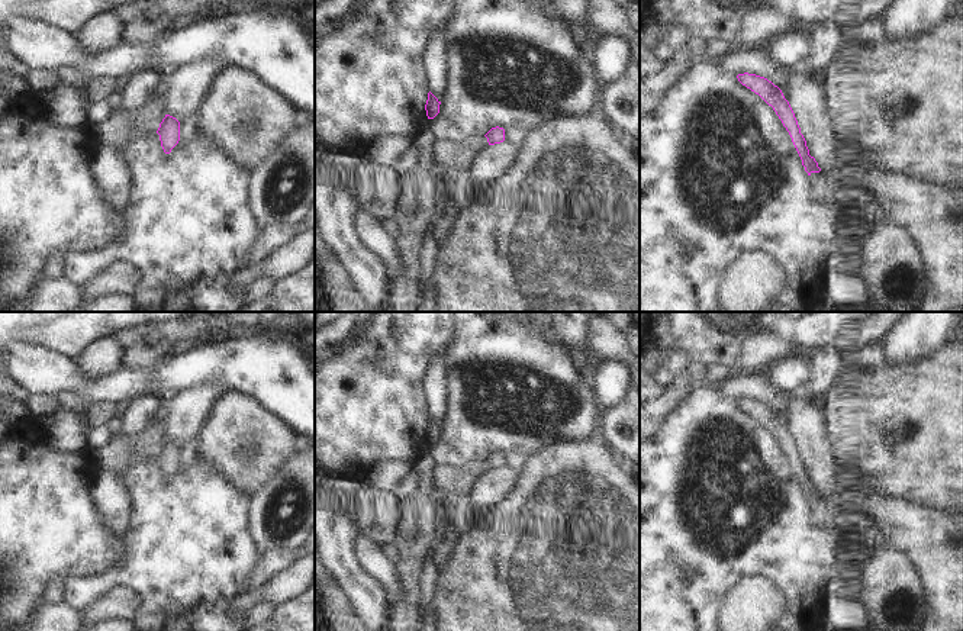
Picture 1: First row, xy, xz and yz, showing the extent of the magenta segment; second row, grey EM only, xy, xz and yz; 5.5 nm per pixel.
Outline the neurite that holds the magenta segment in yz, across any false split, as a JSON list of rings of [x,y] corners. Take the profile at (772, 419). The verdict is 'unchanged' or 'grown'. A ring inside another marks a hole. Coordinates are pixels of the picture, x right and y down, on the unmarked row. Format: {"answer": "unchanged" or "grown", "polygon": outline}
{"answer": "grown", "polygon": [[[744,397],[744,399],[738,399],[737,400],[738,406],[745,411],[747,413],[750,413],[751,416],[754,416],[756,419],[759,419],[769,431],[773,432],[773,435],[776,437],[776,440],[779,441],[779,444],[782,445],[783,451],[786,453],[786,455],[789,457],[790,463],[792,463],[792,467],[802,484],[802,490],[805,492],[805,496],[808,498],[809,503],[811,503],[811,516],[812,519],[817,522],[817,524],[827,524],[827,525],[831,525],[838,538],[840,538],[840,545],[837,548],[837,553],[835,553],[835,560],[848,560],[848,556],[850,554],[857,554],[859,558],[864,558],[867,560],[867,556],[863,553],[863,541],[861,541],[861,537],[859,532],[853,531],[853,529],[840,529],[835,527],[832,518],[831,518],[831,514],[827,511],[827,506],[824,503],[824,500],[819,498],[821,493],[818,492],[818,487],[815,486],[814,482],[809,480],[809,474],[806,471],[806,466],[803,463],[803,460],[801,458],[801,453],[798,450],[798,445],[795,442],[795,438],[789,429],[789,426],[785,424],[782,415],[774,411],[772,406],[769,406],[767,403],[764,402],[760,402],[760,400],[756,400],[756,399],[748,399],[748,397]],[[848,537],[854,537],[854,538],[859,538],[861,541],[861,545],[857,547],[857,548],[853,548],[853,550],[846,550],[841,547],[843,541]]]}

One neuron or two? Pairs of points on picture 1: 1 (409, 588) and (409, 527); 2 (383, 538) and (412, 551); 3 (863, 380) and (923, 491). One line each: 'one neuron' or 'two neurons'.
1: one neuron
2: two neurons
3: one neuron

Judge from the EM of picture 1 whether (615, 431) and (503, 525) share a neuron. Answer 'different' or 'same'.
different

